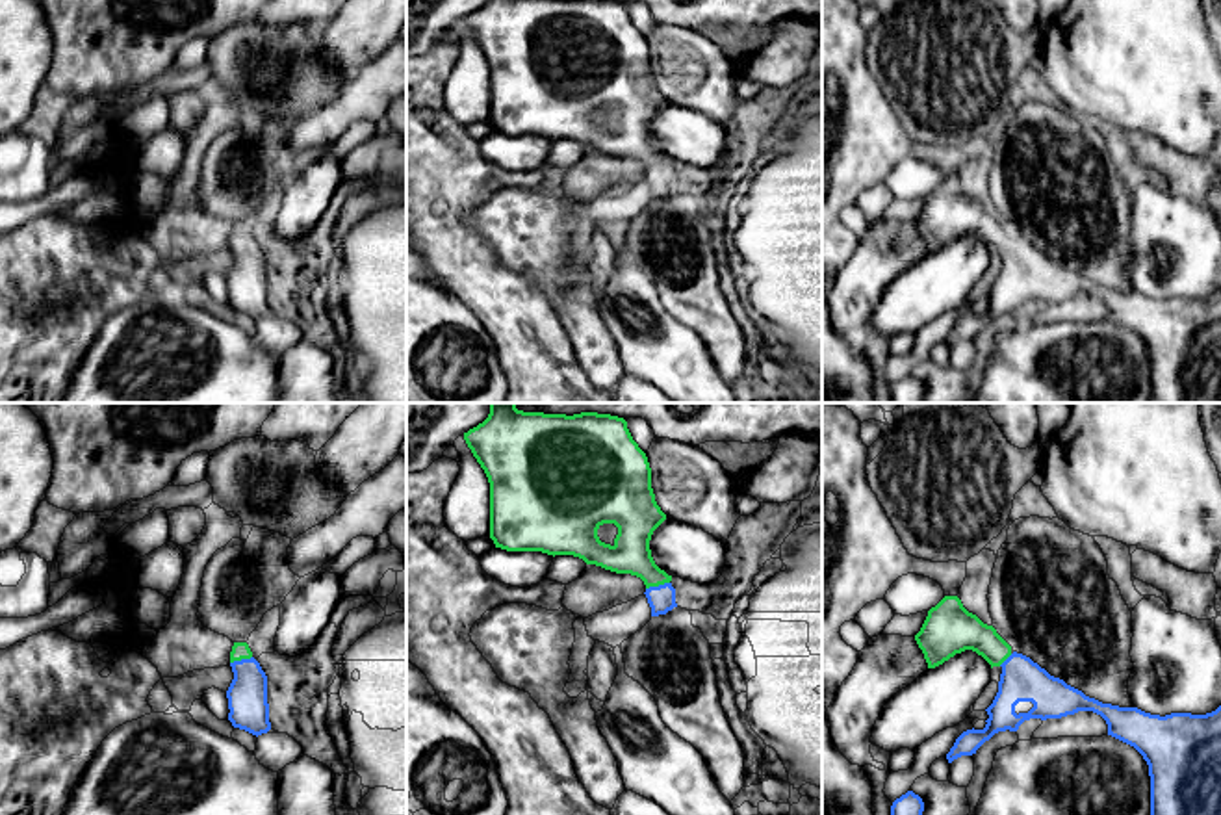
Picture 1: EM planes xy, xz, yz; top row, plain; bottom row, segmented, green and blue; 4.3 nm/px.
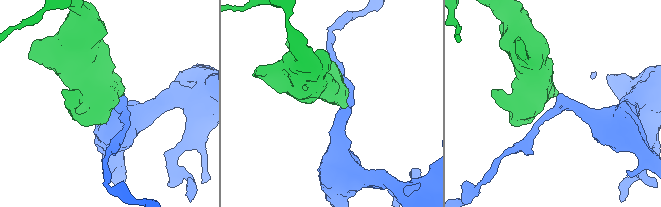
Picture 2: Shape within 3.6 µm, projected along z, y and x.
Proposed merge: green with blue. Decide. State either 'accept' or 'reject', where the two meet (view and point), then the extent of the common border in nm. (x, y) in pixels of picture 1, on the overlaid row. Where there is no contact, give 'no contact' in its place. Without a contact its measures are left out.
accept; contact xz (657, 585); length 110 nm

